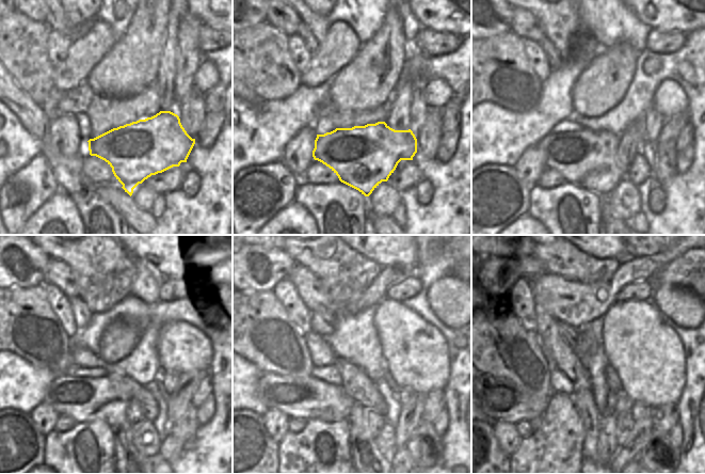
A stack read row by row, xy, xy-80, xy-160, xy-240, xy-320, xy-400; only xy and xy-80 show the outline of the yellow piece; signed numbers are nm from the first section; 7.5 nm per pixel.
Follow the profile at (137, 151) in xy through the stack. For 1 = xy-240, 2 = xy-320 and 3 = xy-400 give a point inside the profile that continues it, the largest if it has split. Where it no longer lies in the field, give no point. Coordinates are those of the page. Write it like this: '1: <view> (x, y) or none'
1: xy-240 (81, 398)
2: xy-320 (307, 397)
3: xy-400 (498, 398)

